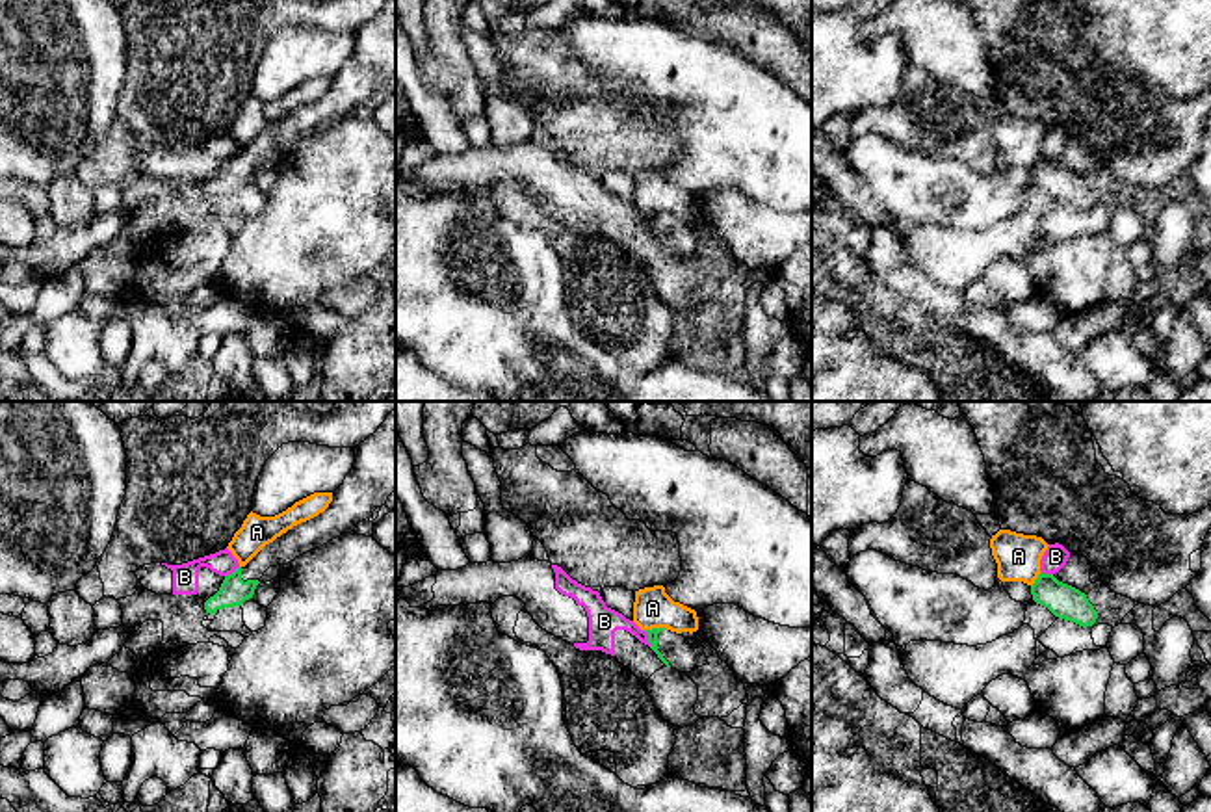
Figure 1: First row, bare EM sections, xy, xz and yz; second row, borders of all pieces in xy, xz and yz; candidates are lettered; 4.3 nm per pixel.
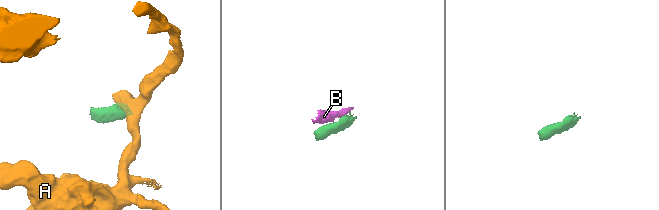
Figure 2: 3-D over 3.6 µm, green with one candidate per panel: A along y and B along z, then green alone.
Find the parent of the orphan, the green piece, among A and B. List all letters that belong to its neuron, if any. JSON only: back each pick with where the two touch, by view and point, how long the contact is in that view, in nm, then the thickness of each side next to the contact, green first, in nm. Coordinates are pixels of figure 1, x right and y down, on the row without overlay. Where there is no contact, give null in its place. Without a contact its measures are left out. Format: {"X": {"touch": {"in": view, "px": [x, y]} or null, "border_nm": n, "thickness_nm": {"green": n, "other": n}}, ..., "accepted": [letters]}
{"accepted": []}

